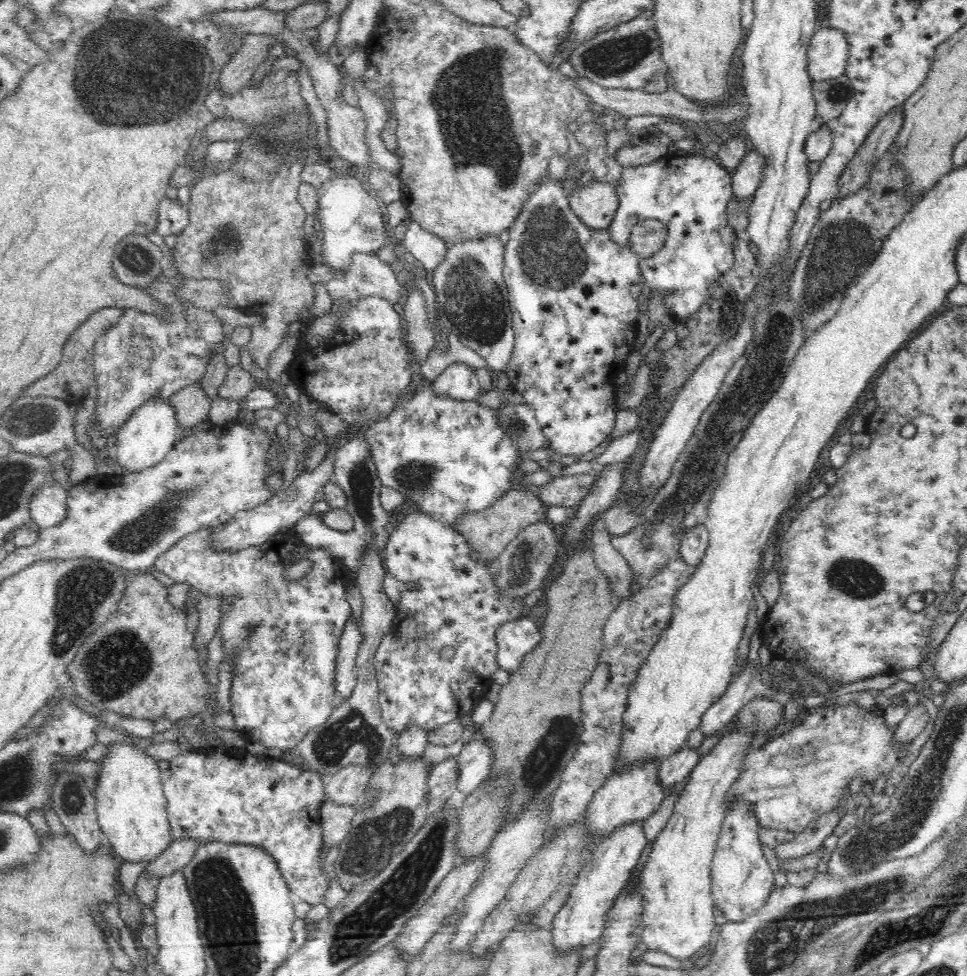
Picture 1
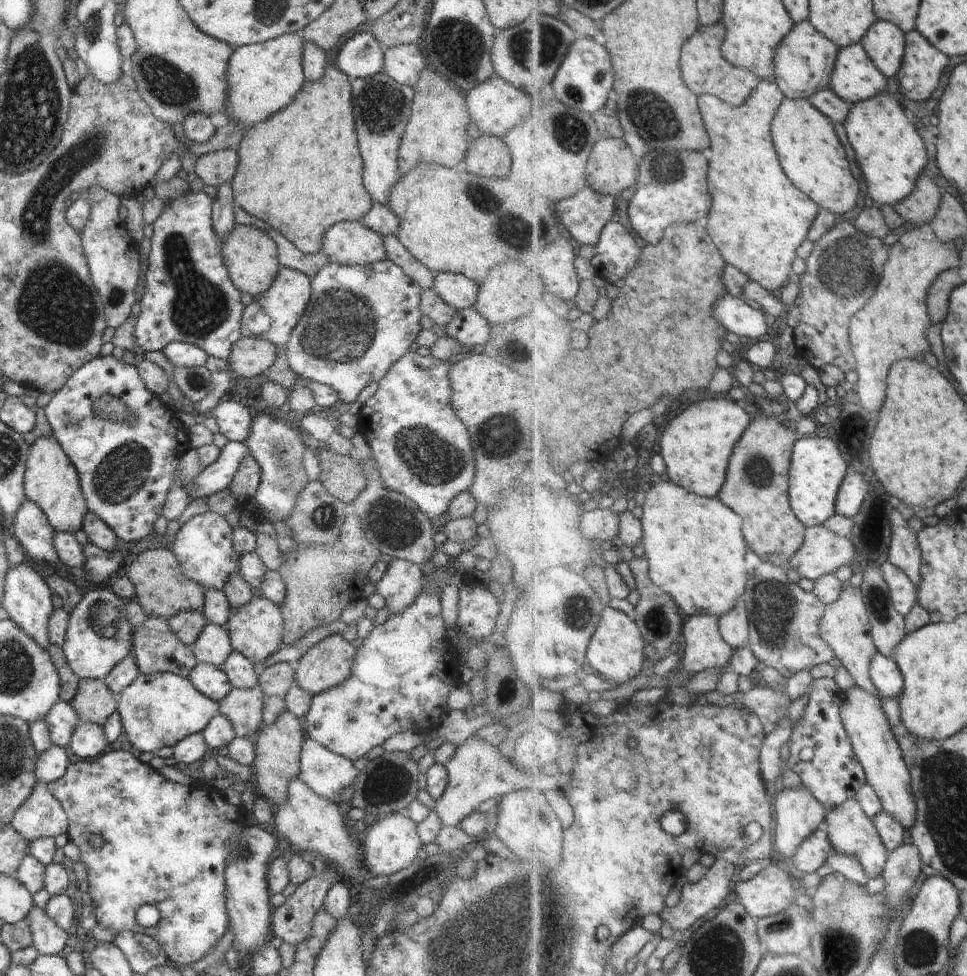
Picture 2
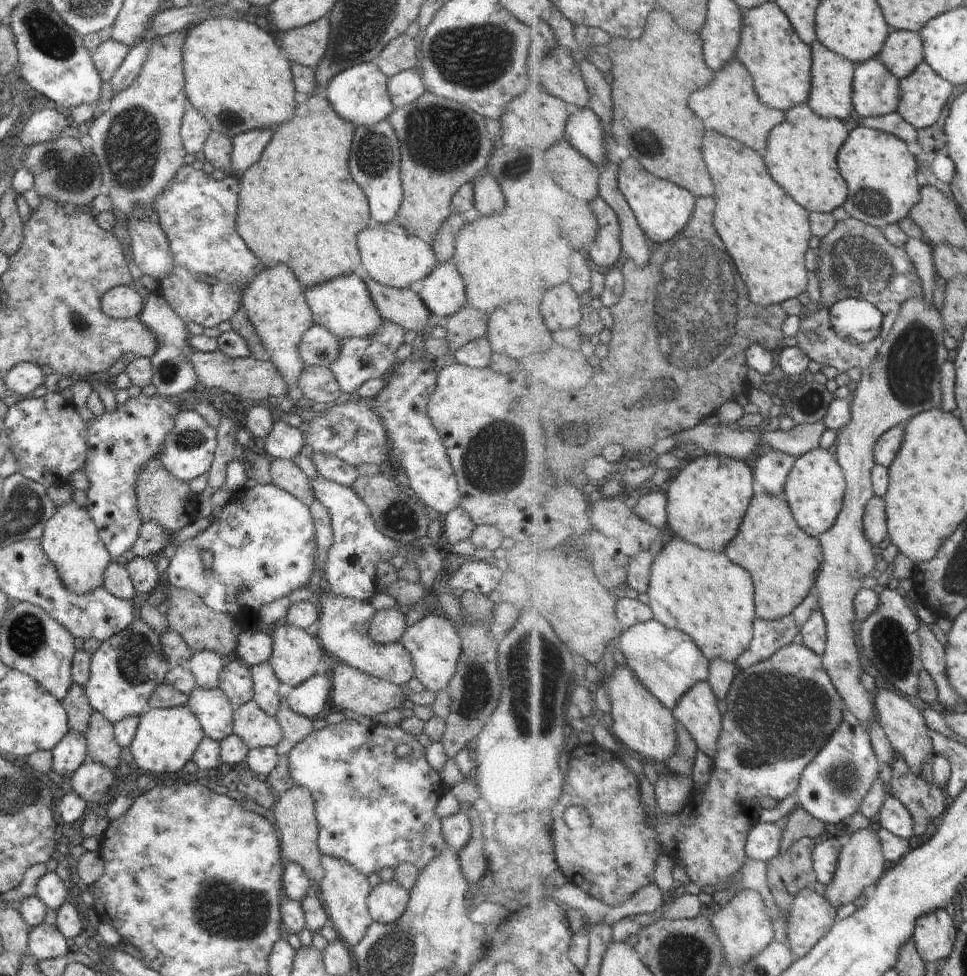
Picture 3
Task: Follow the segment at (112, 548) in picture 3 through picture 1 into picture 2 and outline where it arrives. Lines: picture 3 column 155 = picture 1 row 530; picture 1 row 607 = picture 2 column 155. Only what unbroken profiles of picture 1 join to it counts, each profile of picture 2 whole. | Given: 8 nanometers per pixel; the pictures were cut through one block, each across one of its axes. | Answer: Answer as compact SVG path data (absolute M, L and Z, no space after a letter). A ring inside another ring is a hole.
M113 354L107 356L98 356L94 360L90 360L80 367L80 370L76 370L70 378L66 381L66 384L55 392L54 397L48 405L44 407L46 418L50 423L53 435L58 440L58 444L62 447L62 450L66 453L66 456L70 459L70 462L76 467L82 494L88 507L88 511L92 514L96 514L102 522L105 522L121 540L137 546L137 541L146 538L150 532L153 531L152 526L156 522L156 518L160 515L162 505L166 502L168 491L170 487L175 483L174 472L178 468L181 456L190 449L190 439L187 427L178 418L177 412L174 407L170 407L168 404L164 404L160 399L150 392L142 379L140 378L138 369L134 365L128 365L122 360L118 360Z

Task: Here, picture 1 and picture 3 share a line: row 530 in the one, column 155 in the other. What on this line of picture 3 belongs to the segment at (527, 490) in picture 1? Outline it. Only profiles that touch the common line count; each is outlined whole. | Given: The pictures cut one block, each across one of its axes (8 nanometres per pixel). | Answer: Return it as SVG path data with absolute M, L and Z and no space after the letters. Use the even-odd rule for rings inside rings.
M159 458L149 460L140 471L135 488L137 509L145 520L153 520L161 524L171 535L190 524L198 516L198 495L194 494L189 483L181 481L170 474Z

